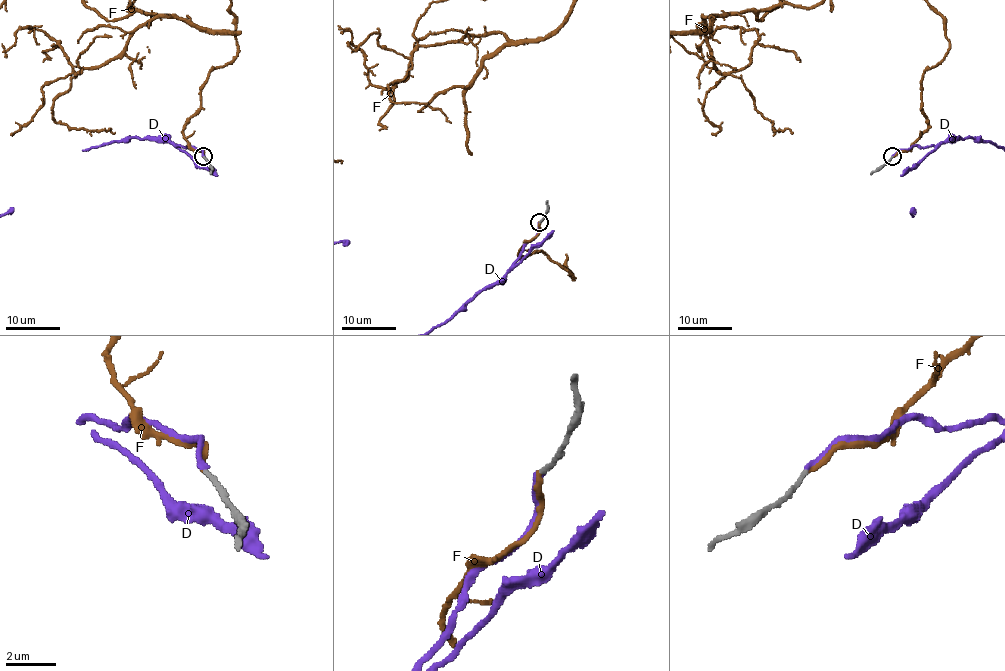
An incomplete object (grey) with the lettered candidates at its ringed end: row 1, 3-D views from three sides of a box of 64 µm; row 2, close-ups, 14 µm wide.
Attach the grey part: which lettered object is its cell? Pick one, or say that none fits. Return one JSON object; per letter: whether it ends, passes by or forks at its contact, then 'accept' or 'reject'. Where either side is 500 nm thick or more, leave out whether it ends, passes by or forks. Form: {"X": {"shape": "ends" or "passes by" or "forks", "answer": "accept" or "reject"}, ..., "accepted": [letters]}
{"D": {"shape": "ends", "answer": "reject"}, "F": {"shape": "ends", "answer": "accept"}, "accepted": ["F"]}

